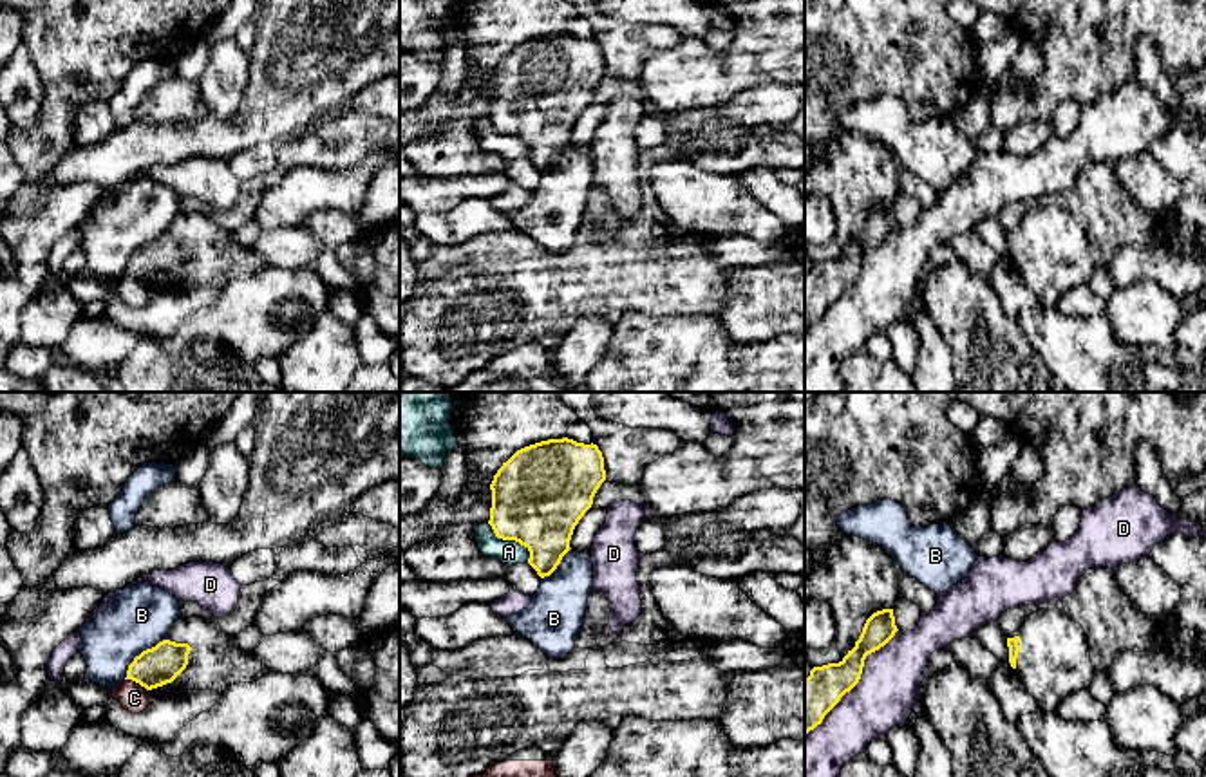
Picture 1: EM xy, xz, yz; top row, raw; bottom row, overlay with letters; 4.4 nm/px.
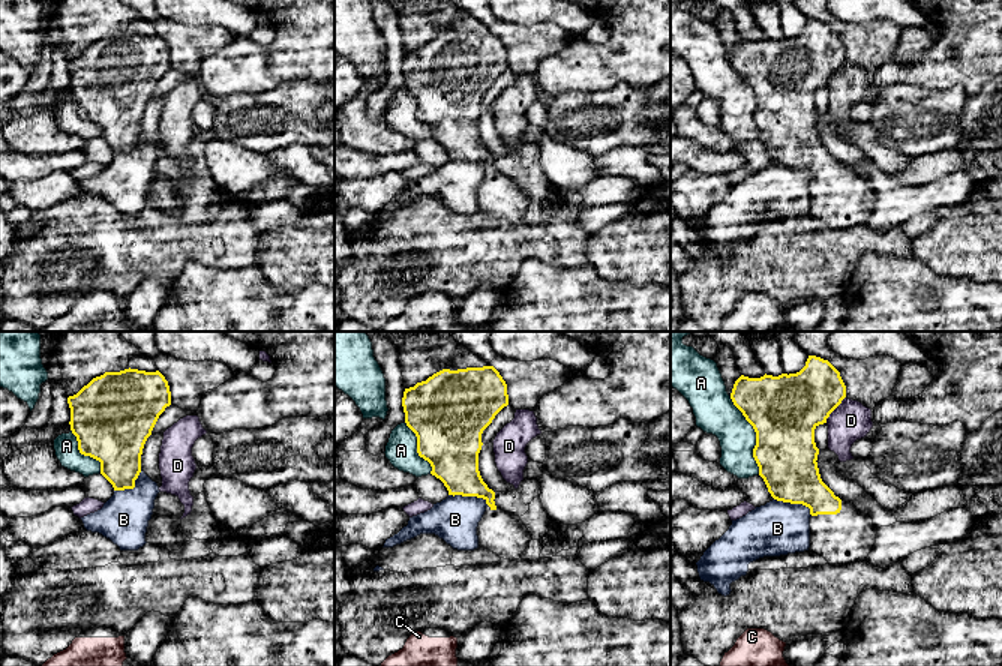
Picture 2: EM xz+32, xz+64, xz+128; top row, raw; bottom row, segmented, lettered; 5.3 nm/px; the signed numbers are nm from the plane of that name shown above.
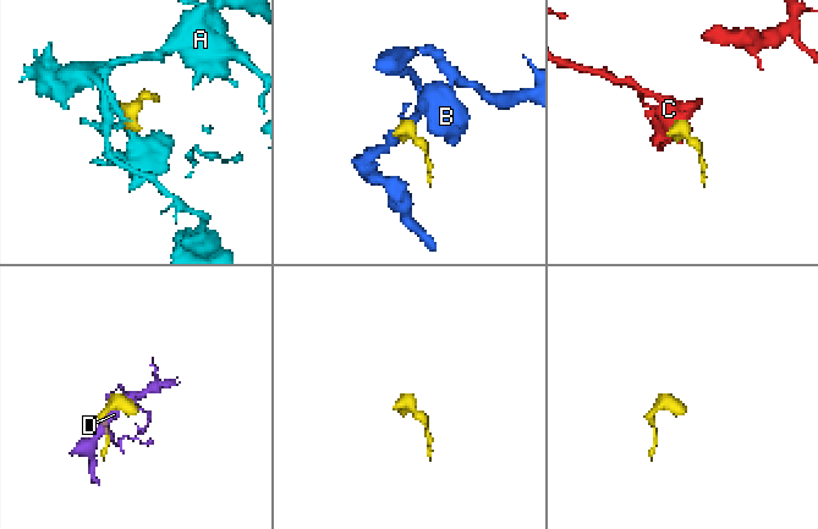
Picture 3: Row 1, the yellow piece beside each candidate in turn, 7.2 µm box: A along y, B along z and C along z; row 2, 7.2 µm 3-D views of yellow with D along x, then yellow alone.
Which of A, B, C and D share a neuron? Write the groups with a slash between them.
A / B / C / D

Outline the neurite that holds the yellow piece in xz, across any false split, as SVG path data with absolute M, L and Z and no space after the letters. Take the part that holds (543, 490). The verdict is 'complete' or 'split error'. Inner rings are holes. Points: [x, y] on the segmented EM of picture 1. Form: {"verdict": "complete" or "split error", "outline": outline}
{"verdict": "complete", "outline": "M562 437L524 446L494 475L488 524L497 538L515 540L530 551L528 564L541 578L550 576L571 549L573 529L591 508L604 481L604 457L593 443L584 445Z"}

